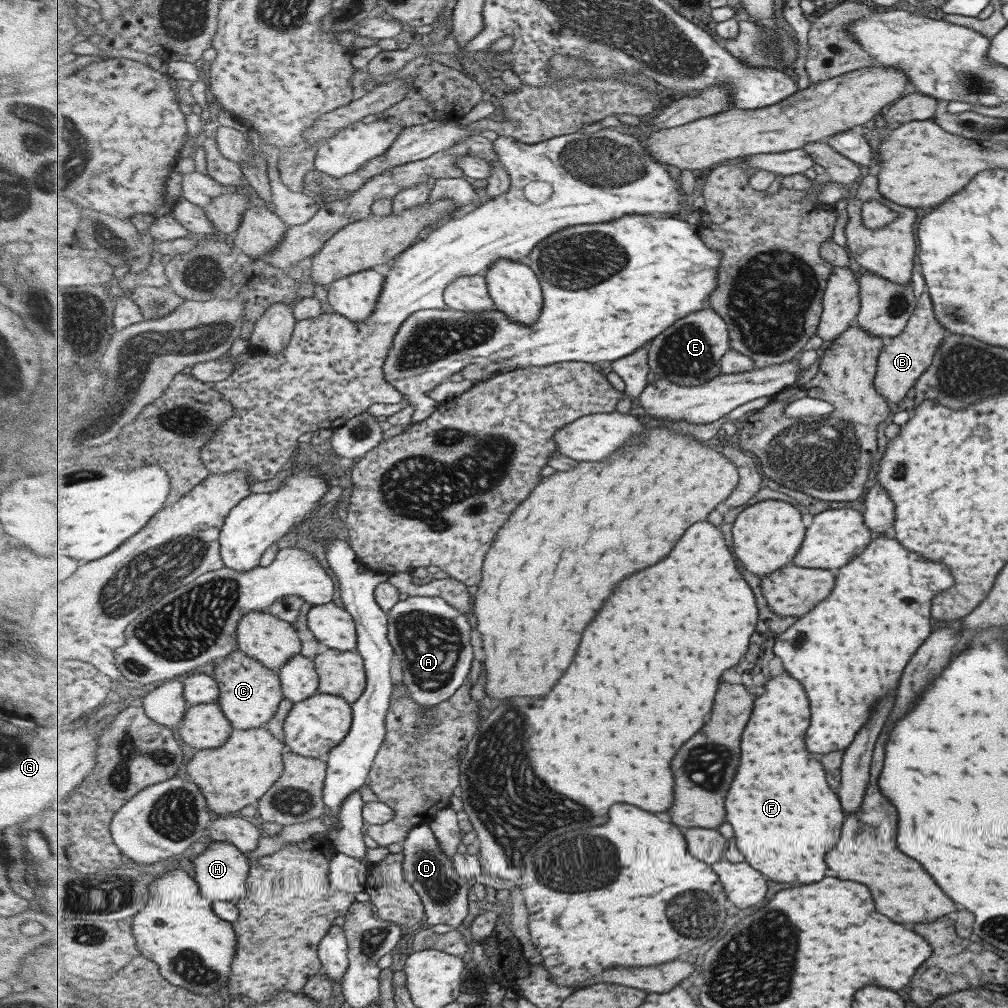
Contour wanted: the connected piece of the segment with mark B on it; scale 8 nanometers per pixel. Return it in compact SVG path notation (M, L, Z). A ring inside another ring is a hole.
M924 290L916 298L916 306L907 320L904 330L893 339L883 342L878 357L878 374L874 377L874 390L889 402L900 403L905 399L909 388L923 374L942 343L945 330L935 320L928 291Z

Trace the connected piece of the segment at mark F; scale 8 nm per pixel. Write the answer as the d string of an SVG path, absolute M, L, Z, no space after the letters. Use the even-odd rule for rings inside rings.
M789 674L771 678L767 692L759 696L759 706L755 706L755 714L743 736L743 766L739 768L739 778L735 778L735 786L731 786L731 794L727 796L727 820L735 826L739 850L747 856L751 866L775 882L819 882L827 870L823 856L837 844L843 824L843 812L837 796L825 784L821 764L811 758L811 752L805 748L805 732L809 726L811 706L803 684Z

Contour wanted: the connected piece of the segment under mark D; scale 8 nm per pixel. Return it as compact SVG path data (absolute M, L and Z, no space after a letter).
M427 825L417 826L410 831L404 841L403 865L406 881L418 892L425 906L426 922L429 925L450 924L459 928L465 918L469 916L469 887L470 883L459 878L453 859L451 859L439 845L433 830Z

